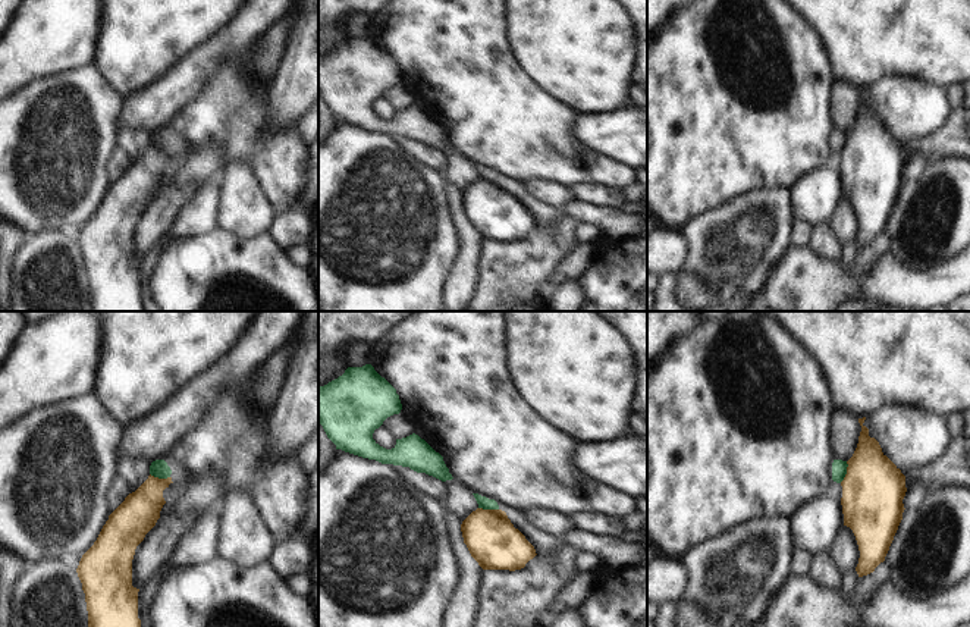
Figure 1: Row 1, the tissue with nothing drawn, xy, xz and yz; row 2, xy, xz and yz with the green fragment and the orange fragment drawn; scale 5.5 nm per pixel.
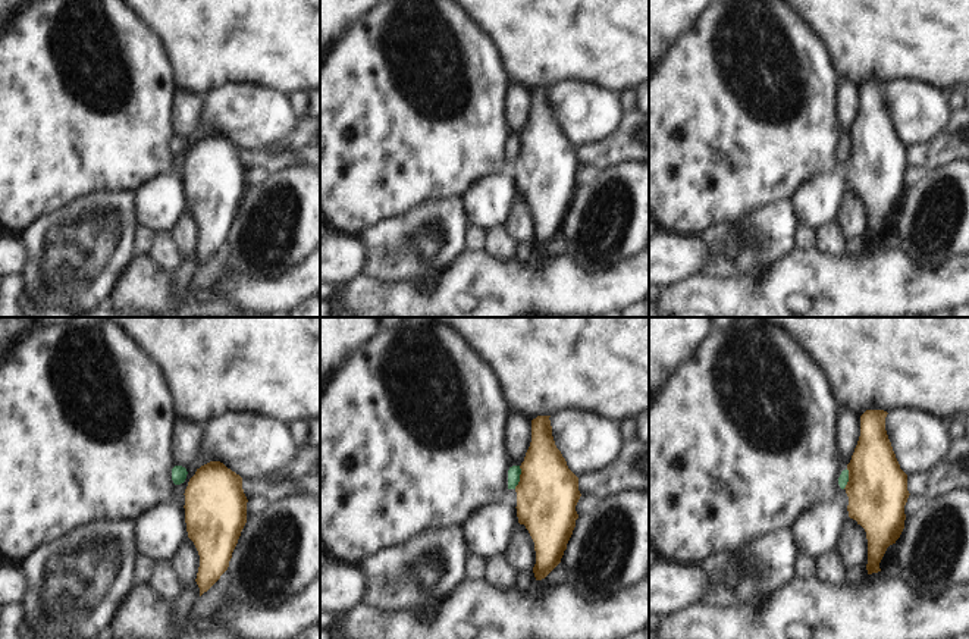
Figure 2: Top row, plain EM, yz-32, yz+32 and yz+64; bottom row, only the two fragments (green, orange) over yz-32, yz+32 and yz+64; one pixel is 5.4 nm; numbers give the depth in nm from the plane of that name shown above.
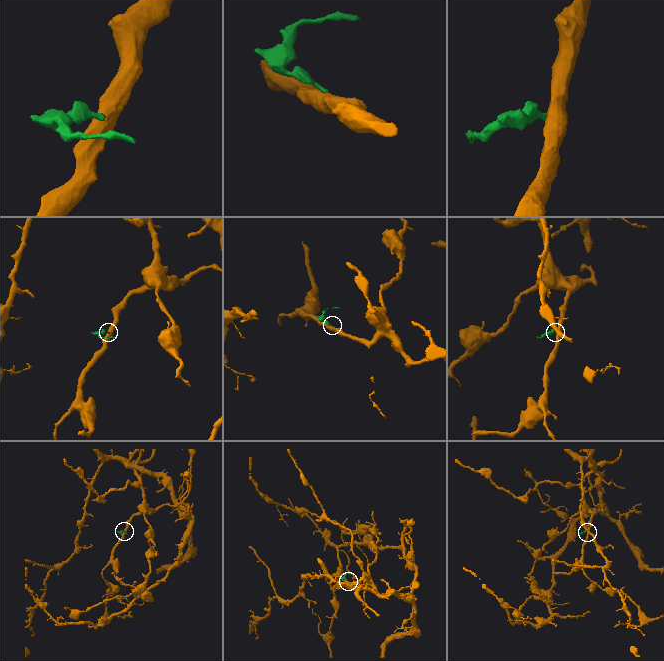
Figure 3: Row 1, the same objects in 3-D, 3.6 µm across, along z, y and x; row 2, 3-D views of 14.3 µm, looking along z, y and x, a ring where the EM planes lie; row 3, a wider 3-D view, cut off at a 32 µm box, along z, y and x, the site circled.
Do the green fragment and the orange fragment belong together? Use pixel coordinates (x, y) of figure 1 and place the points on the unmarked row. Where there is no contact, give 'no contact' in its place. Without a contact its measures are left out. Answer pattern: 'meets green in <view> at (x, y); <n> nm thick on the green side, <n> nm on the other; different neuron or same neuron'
meets green in yz at (845, 143); 80 nm thick on the green side, 340 nm on the other; different neuron

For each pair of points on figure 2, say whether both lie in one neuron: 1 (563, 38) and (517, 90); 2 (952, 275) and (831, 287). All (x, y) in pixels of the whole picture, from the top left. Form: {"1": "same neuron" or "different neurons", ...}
{"1": "different neurons", "2": "same neuron"}

